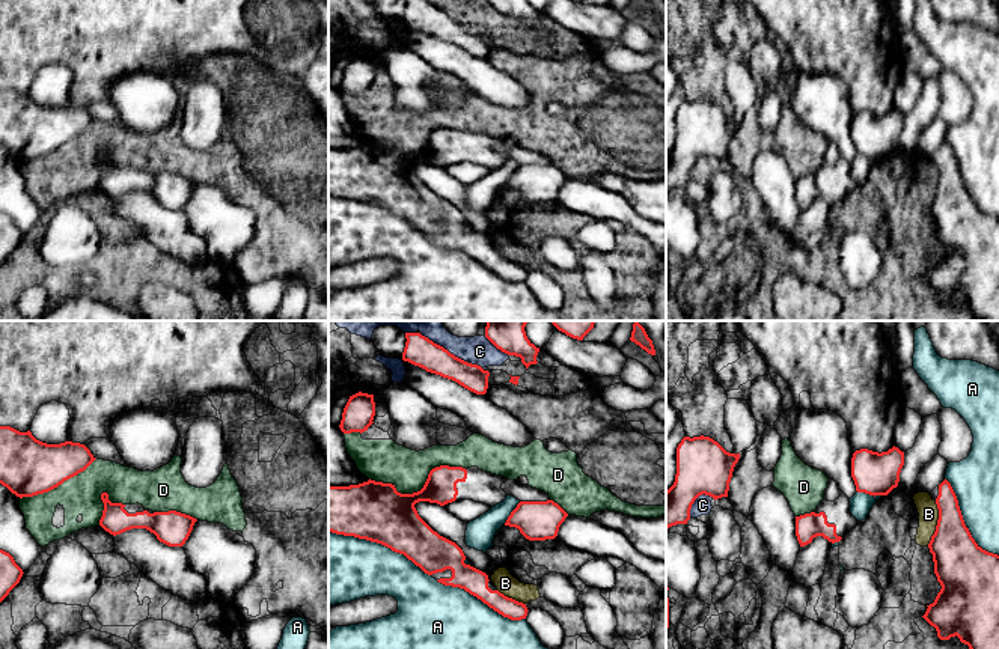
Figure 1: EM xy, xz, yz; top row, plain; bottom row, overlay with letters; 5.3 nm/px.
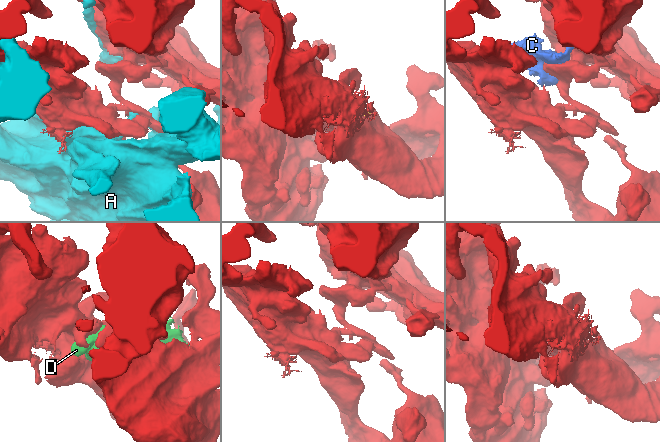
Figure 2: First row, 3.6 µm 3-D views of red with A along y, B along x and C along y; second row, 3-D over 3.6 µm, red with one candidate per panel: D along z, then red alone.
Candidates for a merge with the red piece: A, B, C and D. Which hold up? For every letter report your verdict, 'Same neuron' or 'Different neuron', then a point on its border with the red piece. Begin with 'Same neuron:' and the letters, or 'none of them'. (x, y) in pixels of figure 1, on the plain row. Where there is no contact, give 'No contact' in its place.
Same neuron: none of them
A: Different neuron. Touches red at xz (380, 205)
B: Different neuron. Touches red at yz (937, 185)
C: Different neuron. Touches red at xz (452, 17)
D: Different neuron. Touches red at xz (422, 151)

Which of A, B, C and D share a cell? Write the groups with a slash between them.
A / B C / D

